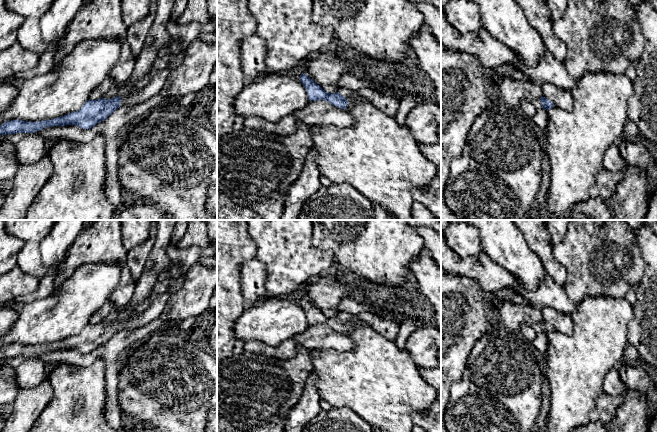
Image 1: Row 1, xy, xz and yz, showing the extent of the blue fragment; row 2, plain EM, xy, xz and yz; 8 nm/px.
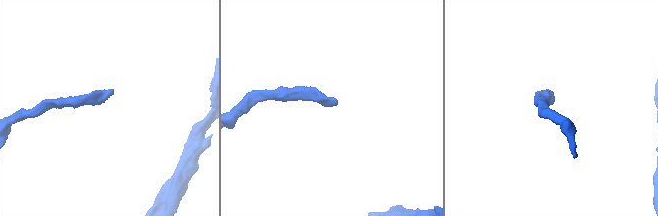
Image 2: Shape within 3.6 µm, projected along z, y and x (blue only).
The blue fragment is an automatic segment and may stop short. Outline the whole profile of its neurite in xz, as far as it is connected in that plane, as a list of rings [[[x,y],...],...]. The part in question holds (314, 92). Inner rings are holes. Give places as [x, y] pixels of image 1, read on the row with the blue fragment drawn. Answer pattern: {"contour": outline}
{"contour": [[[301,73],[299,80],[306,90],[309,101],[323,100],[337,108],[346,110],[349,110],[357,101],[364,101],[357,91],[348,88],[340,88],[339,91],[335,93],[325,92],[303,73]]]}

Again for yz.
{"contour": [[[541,97],[540,99],[532,101],[533,105],[538,109],[538,108],[543,108],[545,110],[548,110],[554,106],[554,104],[546,99],[545,97]]]}

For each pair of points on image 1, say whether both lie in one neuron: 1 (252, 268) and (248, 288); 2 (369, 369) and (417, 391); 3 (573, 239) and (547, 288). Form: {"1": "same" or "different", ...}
{"1": "same", "2": "same", "3": "different"}

